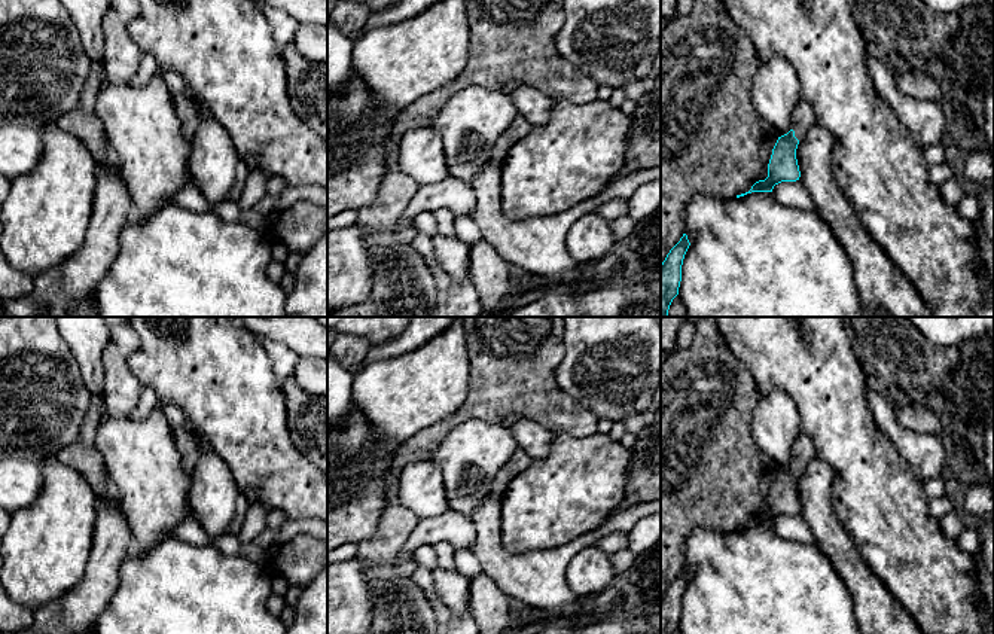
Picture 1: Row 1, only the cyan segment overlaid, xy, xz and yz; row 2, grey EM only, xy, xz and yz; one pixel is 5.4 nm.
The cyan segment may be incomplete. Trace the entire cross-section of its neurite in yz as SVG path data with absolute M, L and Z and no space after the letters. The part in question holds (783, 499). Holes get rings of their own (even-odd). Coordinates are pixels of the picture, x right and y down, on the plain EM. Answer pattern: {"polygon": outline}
{"polygon": "M801 430L801 432L798 433L798 436L796 436L796 439L795 439L795 444L793 444L793 448L792 448L792 463L790 463L787 467L778 470L778 473L777 473L777 476L775 476L775 479L774 479L774 482L772 482L772 488L771 488L771 493L769 493L769 497L768 497L768 510L766 510L765 513L756 515L748 525L741 527L741 528L737 528L737 531L744 530L744 528L751 527L751 525L772 525L774 519L778 518L778 516L781 516L781 515L796 515L796 513L799 513L801 505L799 505L799 499L798 499L798 493L796 493L796 482L798 482L799 475L807 469L808 463L809 463L814 457L815 457L815 448L814 448L812 438L808 436L807 432Z"}

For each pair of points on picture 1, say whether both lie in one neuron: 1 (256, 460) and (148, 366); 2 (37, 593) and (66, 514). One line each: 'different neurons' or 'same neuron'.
1: same neuron
2: same neuron

